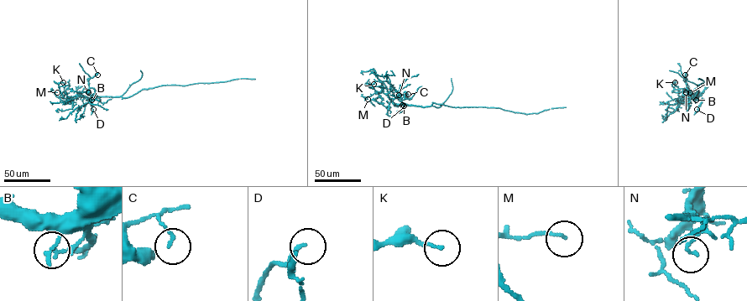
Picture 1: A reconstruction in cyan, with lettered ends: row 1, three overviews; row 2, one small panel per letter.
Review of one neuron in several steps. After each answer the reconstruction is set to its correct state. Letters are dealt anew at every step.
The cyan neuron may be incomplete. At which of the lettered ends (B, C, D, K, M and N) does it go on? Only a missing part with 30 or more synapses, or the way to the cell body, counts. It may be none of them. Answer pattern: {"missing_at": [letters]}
{"missing_at": []}

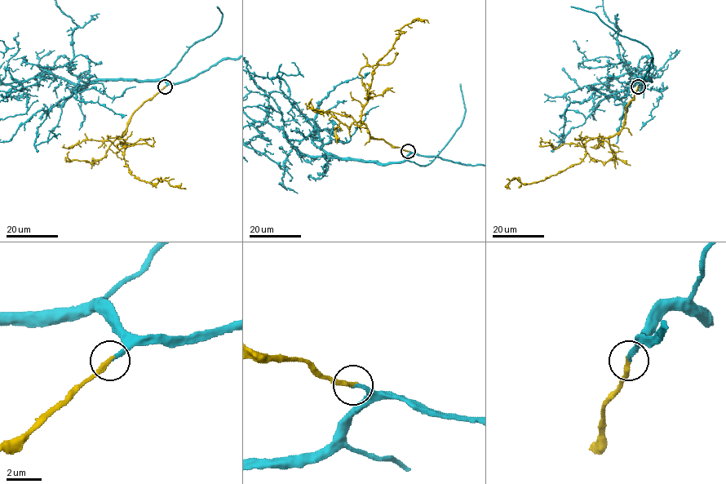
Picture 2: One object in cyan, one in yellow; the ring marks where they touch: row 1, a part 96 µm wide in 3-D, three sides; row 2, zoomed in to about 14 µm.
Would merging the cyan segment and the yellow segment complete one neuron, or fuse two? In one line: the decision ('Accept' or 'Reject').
Accept

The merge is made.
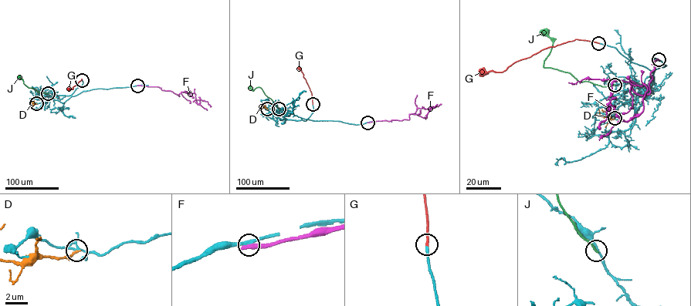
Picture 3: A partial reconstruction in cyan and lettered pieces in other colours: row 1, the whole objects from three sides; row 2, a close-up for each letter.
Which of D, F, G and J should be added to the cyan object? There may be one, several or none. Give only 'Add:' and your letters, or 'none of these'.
Add: G

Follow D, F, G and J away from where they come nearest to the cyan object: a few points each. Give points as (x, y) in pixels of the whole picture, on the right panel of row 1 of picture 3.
D: (614, 118), (611, 120), (601, 111)
F: (658, 59), (650, 92), (638, 95), (630, 82), (647, 89), (643, 111), (623, 121), (610, 105), (601, 128)
G: (598, 43), (575, 39), (514, 62), (500, 72), (480, 73)
J: (614, 85), (601, 86), (579, 82), (568, 72), (544, 67), (543, 60), (553, 43), (543, 33), (544, 29)

